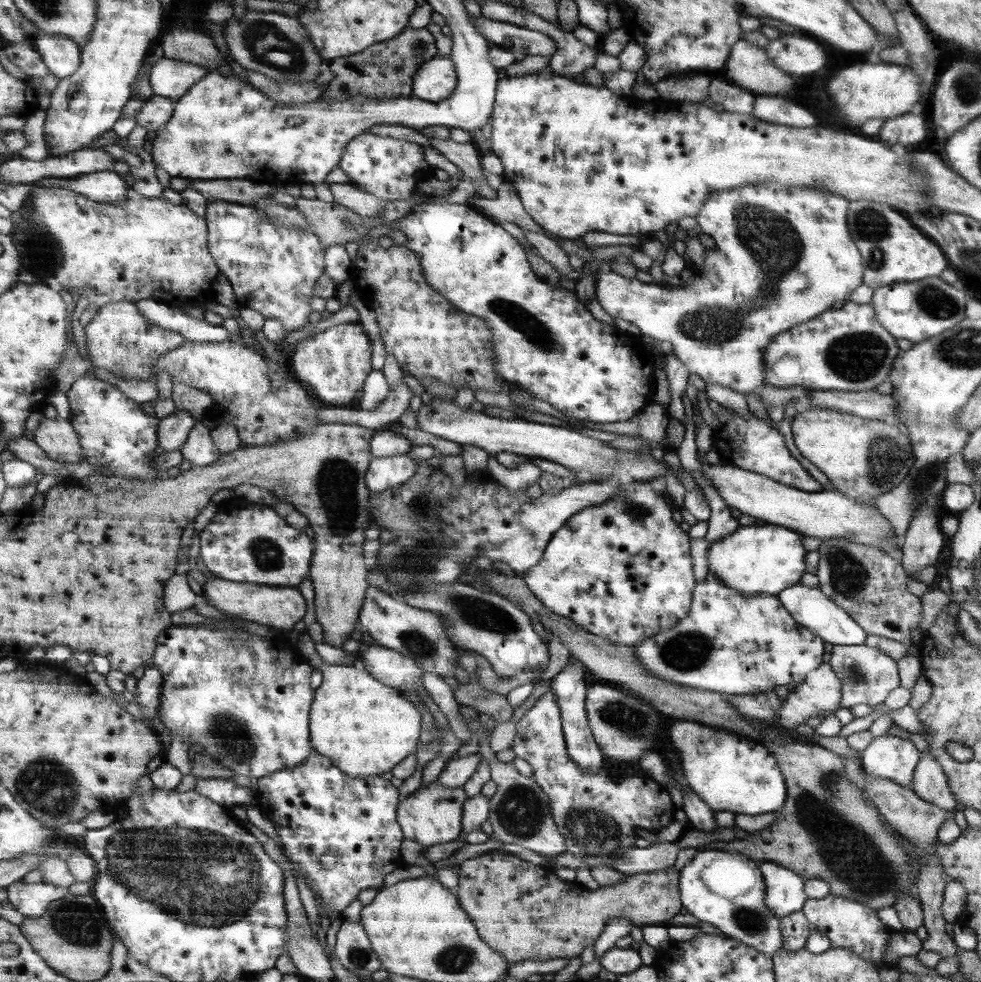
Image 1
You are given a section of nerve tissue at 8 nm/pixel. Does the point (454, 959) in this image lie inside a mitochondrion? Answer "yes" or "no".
yes

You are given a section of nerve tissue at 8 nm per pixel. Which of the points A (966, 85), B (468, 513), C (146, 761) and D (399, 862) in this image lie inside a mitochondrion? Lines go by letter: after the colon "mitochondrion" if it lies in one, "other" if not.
A: mitochondrion
B: other
C: other
D: other

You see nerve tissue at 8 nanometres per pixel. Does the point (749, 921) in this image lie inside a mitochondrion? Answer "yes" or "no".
yes

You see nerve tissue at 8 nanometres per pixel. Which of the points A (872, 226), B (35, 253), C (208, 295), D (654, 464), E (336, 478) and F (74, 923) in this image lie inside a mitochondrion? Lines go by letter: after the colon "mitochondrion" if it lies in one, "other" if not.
A: mitochondrion
B: mitochondrion
C: other
D: other
E: mitochondrion
F: mitochondrion

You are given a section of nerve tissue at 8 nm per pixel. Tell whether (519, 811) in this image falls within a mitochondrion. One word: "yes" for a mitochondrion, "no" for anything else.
yes

